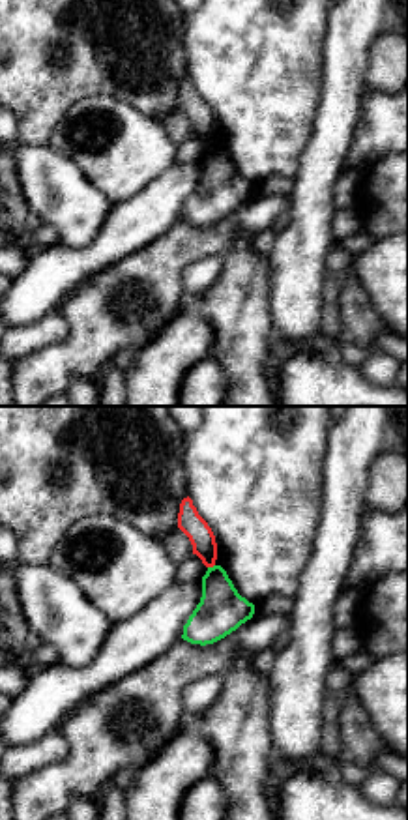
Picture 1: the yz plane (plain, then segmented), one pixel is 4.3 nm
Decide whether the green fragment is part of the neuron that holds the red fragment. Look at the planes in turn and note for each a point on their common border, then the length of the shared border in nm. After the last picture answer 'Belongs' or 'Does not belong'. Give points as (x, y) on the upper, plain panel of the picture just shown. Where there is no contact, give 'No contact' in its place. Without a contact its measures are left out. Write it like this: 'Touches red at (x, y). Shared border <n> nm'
Touches red at (210, 146). Shared border 40 nm

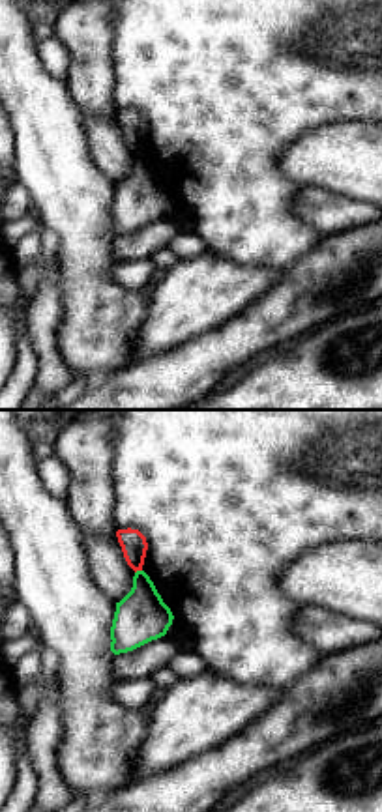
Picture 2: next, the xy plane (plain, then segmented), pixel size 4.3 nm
Touches red at (137, 150). Shared border 40 nm

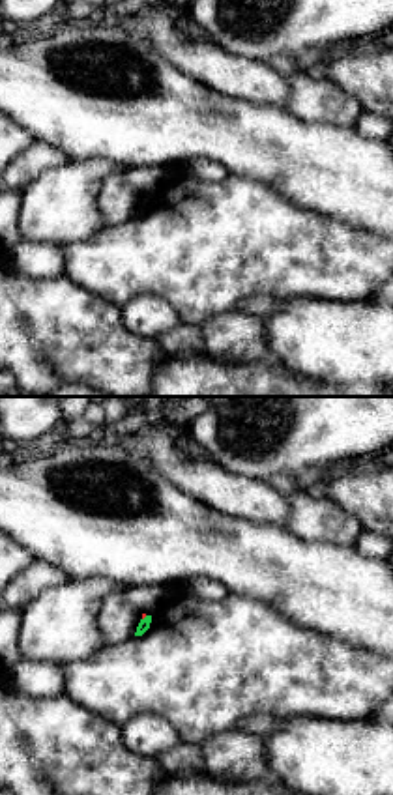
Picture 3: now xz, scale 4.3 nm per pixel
No contact

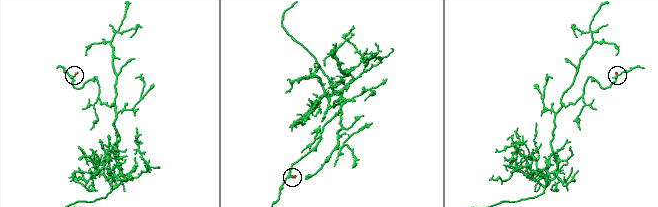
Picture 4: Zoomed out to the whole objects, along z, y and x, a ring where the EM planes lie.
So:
Does not belong

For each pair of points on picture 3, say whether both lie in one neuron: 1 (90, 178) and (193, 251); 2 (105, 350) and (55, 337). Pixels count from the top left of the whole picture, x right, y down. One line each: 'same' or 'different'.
1: different
2: same

